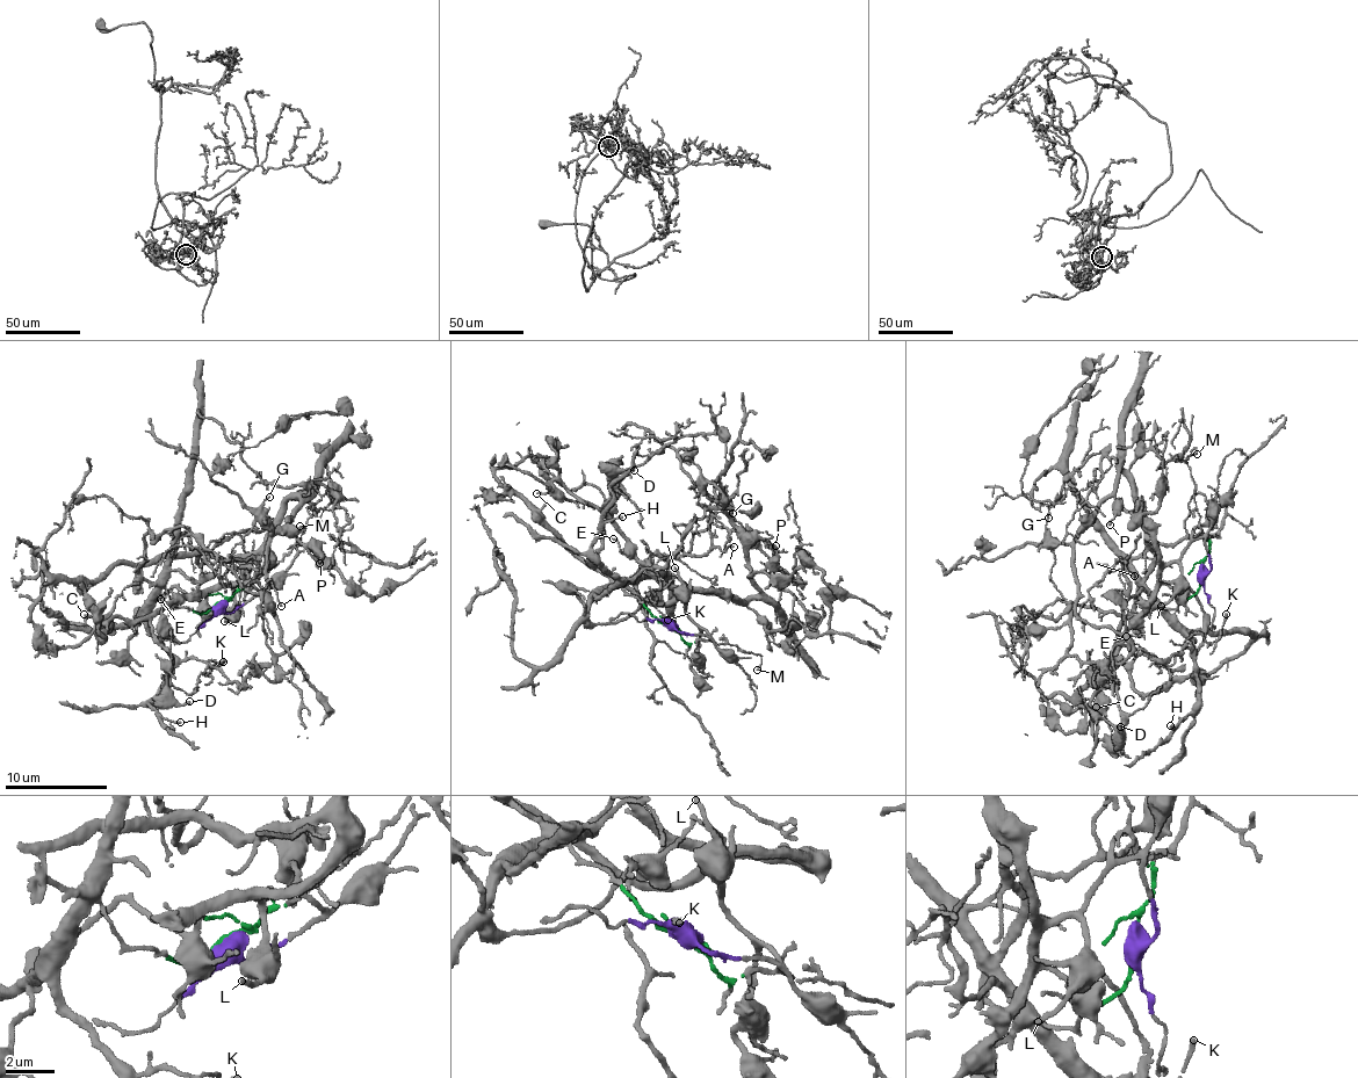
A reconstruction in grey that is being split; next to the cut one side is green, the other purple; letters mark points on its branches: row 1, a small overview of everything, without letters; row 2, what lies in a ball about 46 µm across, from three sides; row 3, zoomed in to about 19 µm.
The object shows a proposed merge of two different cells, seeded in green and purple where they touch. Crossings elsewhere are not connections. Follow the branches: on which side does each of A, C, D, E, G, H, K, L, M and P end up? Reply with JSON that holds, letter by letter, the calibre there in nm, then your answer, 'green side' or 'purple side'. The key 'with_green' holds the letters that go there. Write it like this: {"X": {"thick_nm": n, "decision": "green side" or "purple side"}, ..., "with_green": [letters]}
{"A": {"thick_nm": 110, "decision": "green side"}, "C": {"thick_nm": 110, "decision": "purple side"}, "D": {"thick_nm": 170, "decision": "purple side"}, "E": {"thick_nm": 110, "decision": "purple side"}, "G": {"thick_nm": 100, "decision": "purple side"}, "H": {"thick_nm": 130, "decision": "green side"}, "K": {"thick_nm": 200, "decision": "green side"}, "L": {"thick_nm": 170, "decision": "purple side"}, "M": {"thick_nm": 120, "decision": "green side"}, "P": {"thick_nm": 130, "decision": "purple side"}, "with_green": ["A", "H", "K", "M"]}

